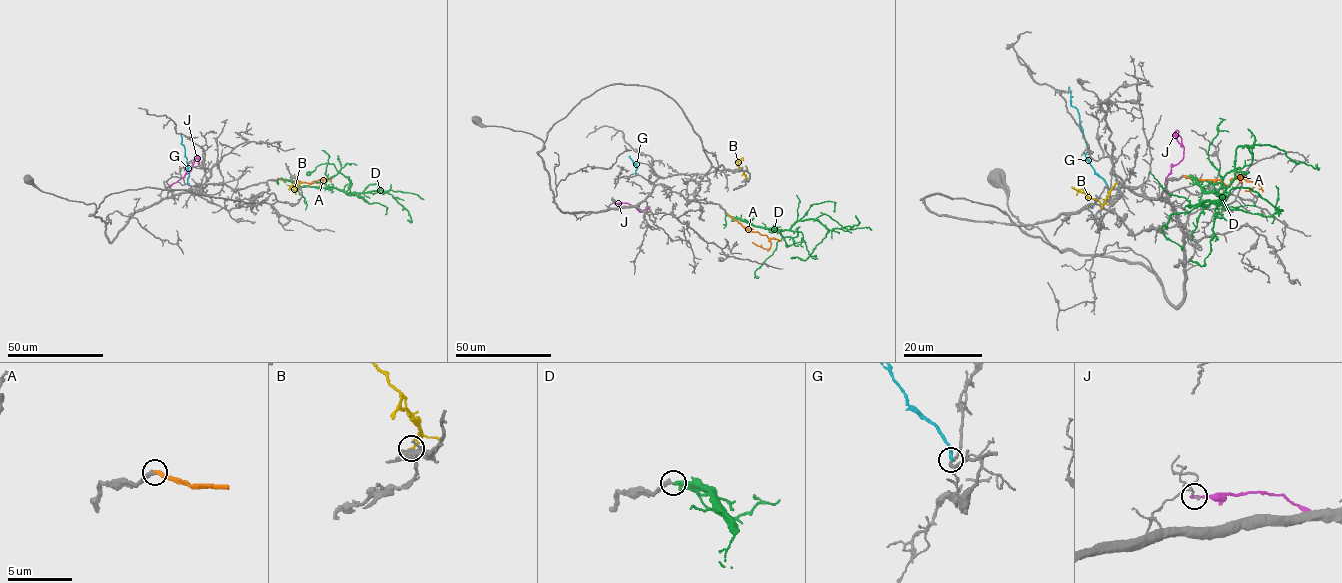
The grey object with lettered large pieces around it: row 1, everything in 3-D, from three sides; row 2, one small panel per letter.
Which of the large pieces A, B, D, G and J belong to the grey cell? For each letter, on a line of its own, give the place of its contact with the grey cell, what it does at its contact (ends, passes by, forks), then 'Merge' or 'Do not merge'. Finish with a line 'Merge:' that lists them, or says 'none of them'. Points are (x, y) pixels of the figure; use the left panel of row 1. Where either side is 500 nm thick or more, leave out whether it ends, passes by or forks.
A: Touches grey at (277, 178). It ends there. Merge
B: Touches grey at (297, 181). It ends there. Do not merge
D: Touches grey at (277, 178). It ends there. Do not merge
G: Touches grey at (189, 185). It ends there. Do not merge
J: Touches grey at (166, 188). It ends there. Do not merge
Merge: A

